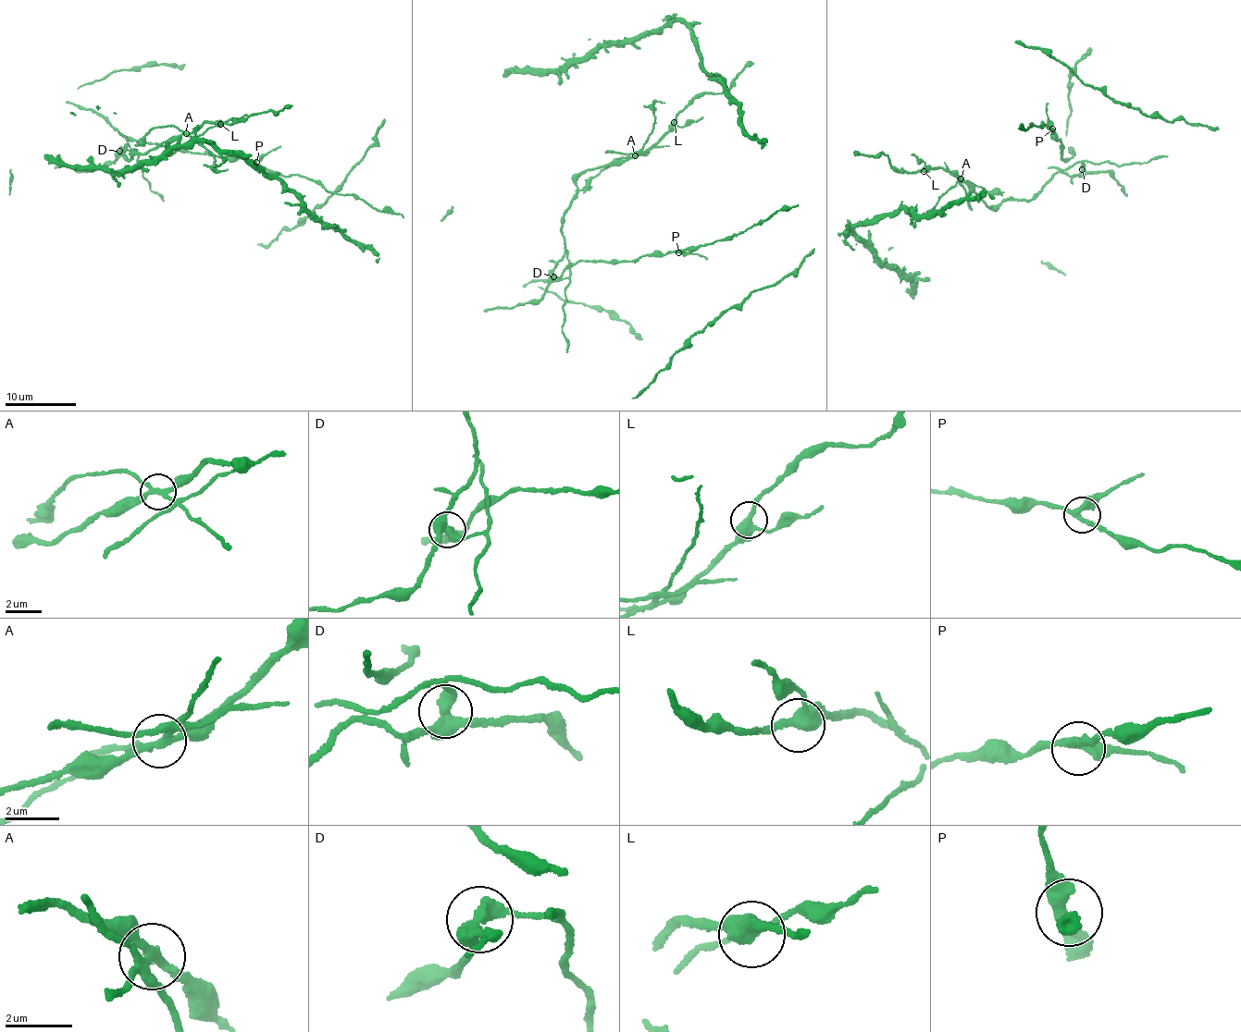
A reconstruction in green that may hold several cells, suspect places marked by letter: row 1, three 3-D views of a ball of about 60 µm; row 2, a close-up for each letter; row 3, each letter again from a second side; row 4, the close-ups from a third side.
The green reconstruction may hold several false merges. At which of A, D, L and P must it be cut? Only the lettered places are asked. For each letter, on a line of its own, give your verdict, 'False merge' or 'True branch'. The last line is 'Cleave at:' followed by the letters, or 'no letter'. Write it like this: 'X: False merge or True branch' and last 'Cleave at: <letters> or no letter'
A: False merge
D: False merge
L: True branch
P: True branch
Cleave at: A, D

